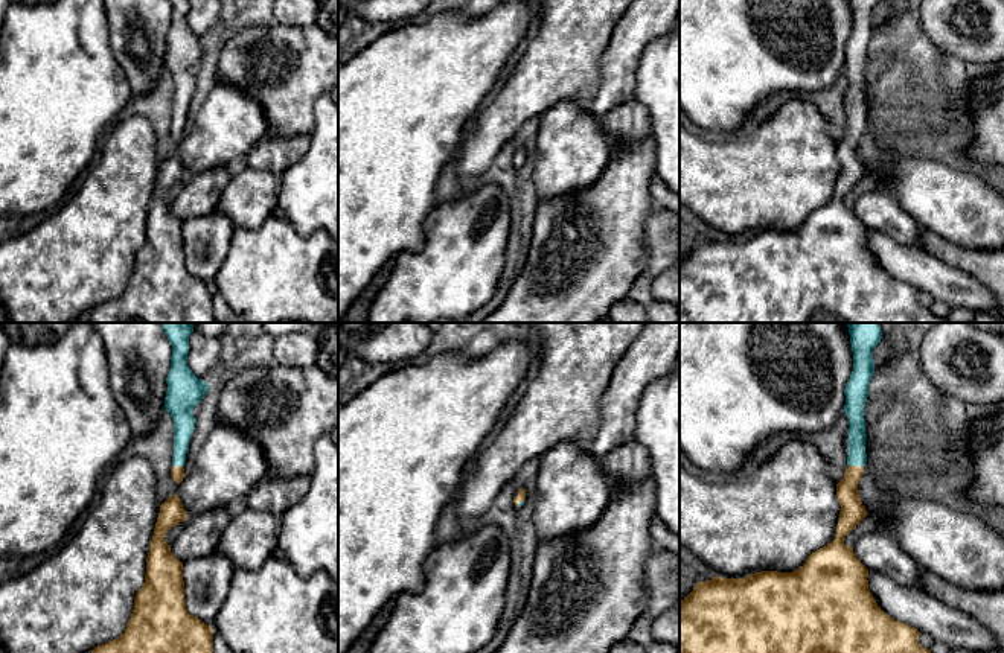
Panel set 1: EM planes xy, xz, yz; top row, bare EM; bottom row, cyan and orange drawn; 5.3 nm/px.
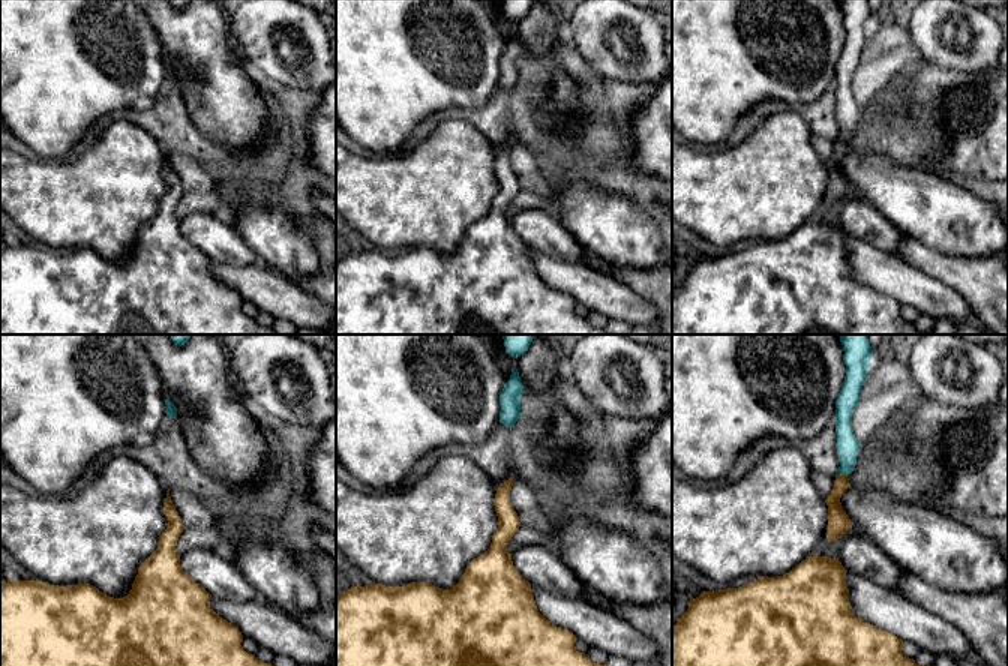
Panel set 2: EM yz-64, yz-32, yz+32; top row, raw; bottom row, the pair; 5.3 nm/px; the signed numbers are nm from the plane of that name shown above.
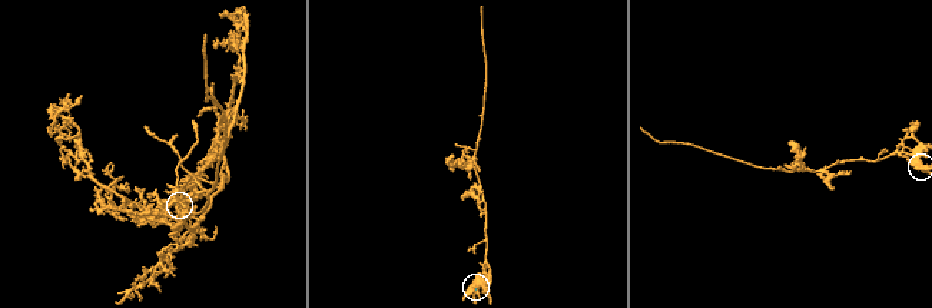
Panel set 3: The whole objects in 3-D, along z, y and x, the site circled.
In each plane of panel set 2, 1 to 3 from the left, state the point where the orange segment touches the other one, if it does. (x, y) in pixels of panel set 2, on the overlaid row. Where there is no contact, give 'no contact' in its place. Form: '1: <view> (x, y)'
1: no contact
2: no contact
3: yz+32 (842, 474)

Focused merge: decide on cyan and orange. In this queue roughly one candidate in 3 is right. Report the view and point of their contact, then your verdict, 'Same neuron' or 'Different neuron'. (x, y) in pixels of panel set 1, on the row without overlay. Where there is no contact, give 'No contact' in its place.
Touches cyan at yz (856, 124). Same neuron

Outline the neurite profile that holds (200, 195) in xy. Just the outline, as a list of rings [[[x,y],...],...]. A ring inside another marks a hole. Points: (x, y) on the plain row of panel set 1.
[[[218,166],[197,175],[187,175],[181,192],[171,204],[174,216],[186,221],[215,212],[235,169],[236,166]]]

